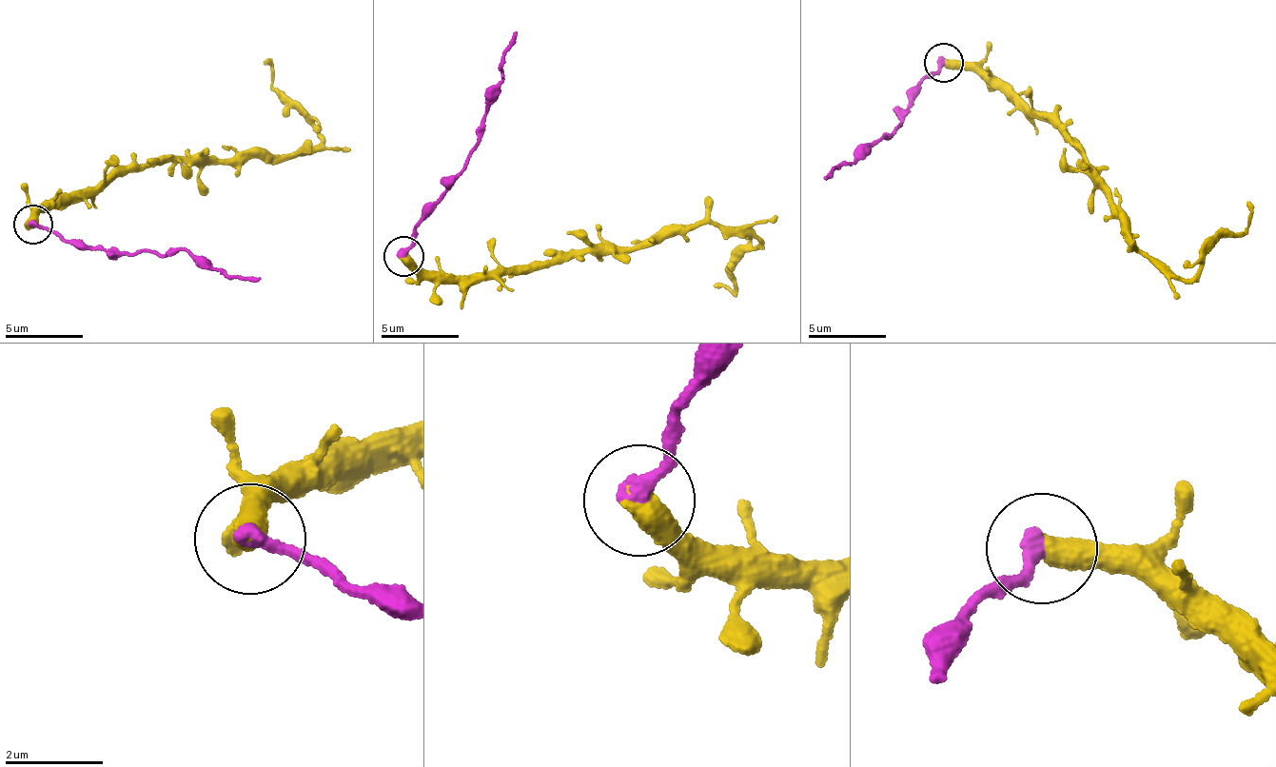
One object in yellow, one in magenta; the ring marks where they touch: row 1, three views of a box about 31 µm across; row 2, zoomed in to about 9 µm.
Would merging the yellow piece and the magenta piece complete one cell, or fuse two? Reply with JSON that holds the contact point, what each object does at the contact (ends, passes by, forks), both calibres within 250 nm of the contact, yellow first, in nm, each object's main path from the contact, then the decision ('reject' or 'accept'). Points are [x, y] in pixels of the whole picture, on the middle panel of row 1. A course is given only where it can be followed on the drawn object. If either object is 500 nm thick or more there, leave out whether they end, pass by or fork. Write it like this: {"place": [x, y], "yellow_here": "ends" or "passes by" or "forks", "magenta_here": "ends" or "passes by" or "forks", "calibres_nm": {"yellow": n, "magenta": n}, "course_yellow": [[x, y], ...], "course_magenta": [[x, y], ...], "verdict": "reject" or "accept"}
{"place": [403, 256], "calibres_nm": {"yellow": 550, "magenta": 320}, "course_yellow": [[402, 257], [439, 275], [525, 269], [712, 220], [741, 227], [758, 246], [736, 261], [733, 292], [716, 284]], "course_magenta": [[402, 257], [412, 227], [467, 167], [484, 92], [500, 77], [500, 61], [517, 31]], "verdict": "reject"}

